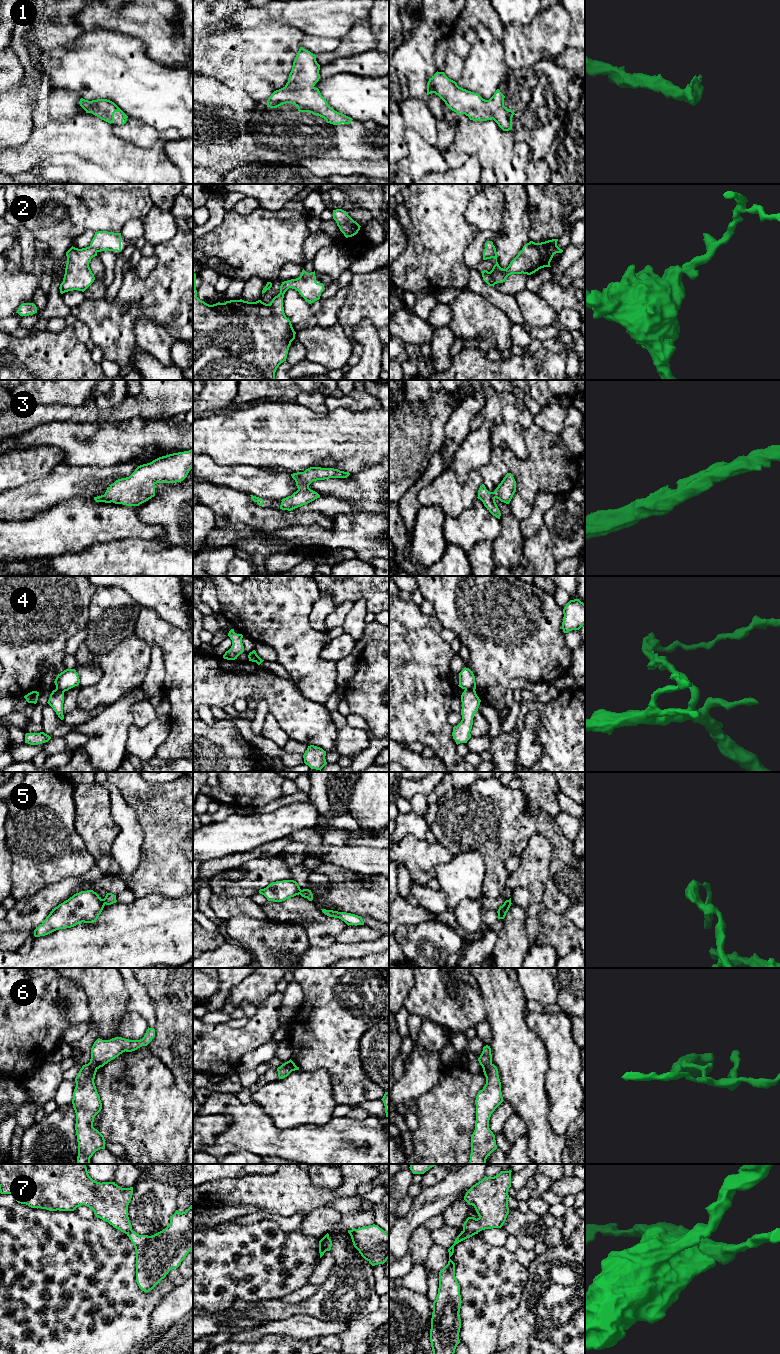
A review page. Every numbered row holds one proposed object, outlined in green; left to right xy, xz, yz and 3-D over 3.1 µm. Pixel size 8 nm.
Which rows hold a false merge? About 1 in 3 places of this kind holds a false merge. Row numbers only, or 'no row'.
4, 5, 6, 7

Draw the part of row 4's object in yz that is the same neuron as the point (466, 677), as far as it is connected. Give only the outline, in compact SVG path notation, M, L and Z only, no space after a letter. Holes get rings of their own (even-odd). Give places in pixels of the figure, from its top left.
M465 667L459 673L459 685L458 686L461 687L462 689L467 689L467 690L476 689L475 676L469 668Z

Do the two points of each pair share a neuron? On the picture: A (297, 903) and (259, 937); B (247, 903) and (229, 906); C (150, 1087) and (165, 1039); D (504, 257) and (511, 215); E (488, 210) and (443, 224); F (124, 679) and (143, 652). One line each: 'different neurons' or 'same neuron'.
A: different neurons
B: same neuron
C: different neurons
D: same neuron
E: different neurons
F: same neuron

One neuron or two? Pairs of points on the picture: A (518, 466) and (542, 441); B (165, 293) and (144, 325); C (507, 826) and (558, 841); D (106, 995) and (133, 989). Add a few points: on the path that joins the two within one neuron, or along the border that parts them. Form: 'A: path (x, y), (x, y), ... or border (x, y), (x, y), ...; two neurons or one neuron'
A: path (526, 465), (542, 449); one neuron
B: border (133, 329), (140, 319), (149, 319), (168, 331); two neurons
C: path (520, 826), (543, 826), (545, 828); one neuron
D: border (121, 978), (127, 993), (128, 1012); two neurons

